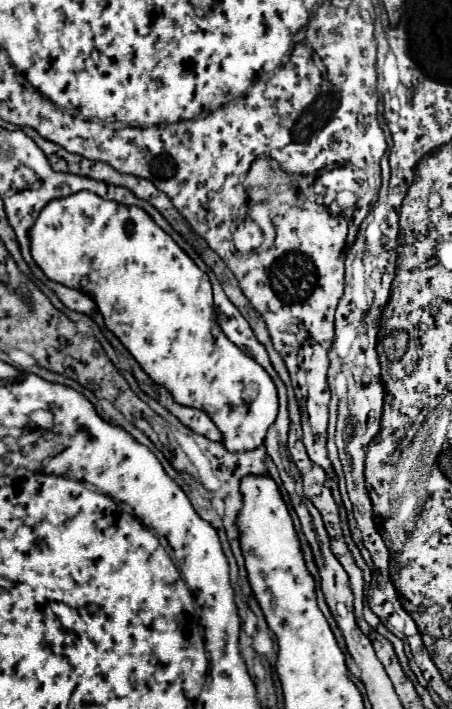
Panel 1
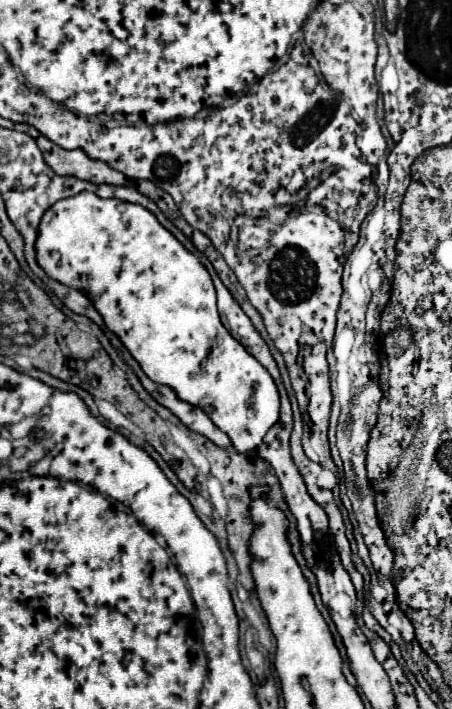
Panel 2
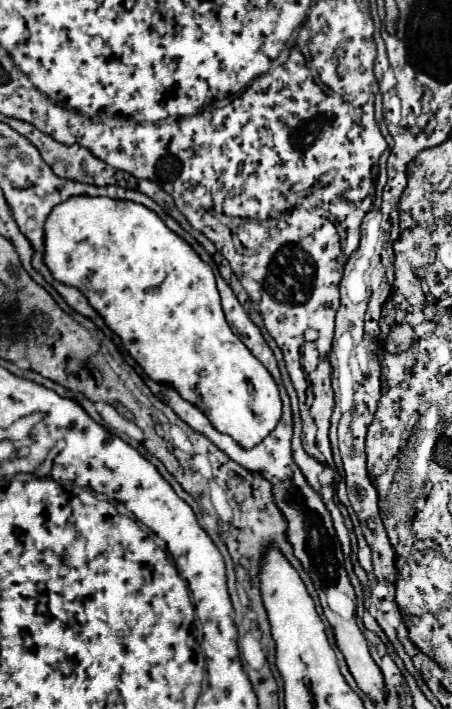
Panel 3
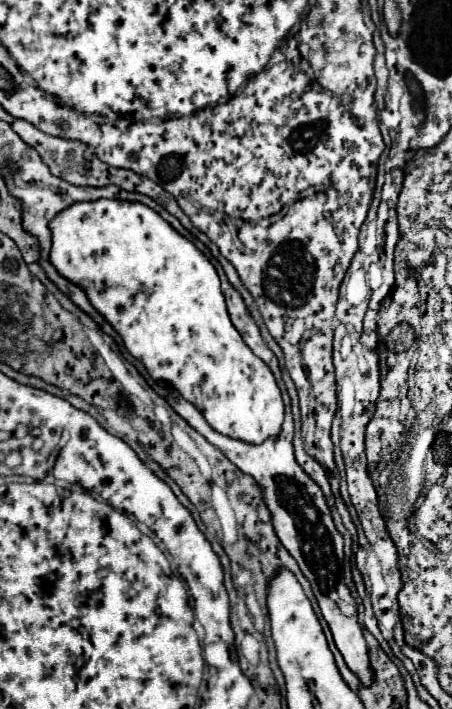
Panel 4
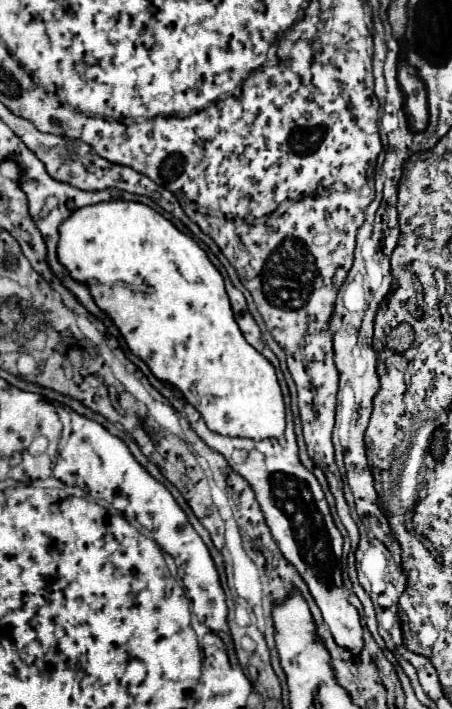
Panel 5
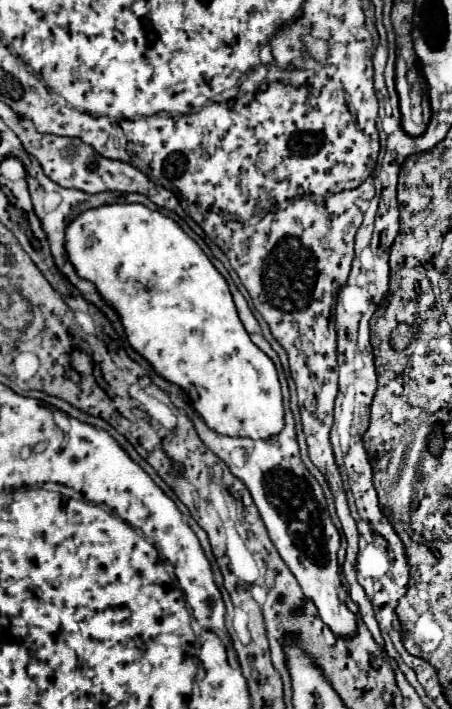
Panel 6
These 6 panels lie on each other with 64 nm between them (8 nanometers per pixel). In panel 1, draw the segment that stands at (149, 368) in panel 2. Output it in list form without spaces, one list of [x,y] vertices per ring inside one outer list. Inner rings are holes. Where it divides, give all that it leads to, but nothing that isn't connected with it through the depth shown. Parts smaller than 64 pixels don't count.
[[[82,190],[82,192],[76,192],[72,196],[66,196],[66,198],[58,198],[58,200],[52,200],[44,206],[44,210],[40,212],[36,224],[32,226],[32,258],[34,262],[42,268],[42,272],[54,280],[54,282],[60,282],[68,288],[78,288],[82,290],[84,294],[92,296],[92,300],[96,302],[100,314],[104,316],[106,320],[106,328],[118,336],[118,340],[130,350],[130,354],[136,358],[136,362],[142,366],[142,370],[160,386],[168,388],[174,396],[174,400],[178,404],[184,404],[184,406],[192,406],[192,408],[200,408],[204,410],[212,422],[218,426],[218,430],[224,434],[224,446],[230,450],[230,452],[244,452],[244,450],[254,450],[258,448],[262,442],[264,442],[264,436],[268,432],[268,428],[274,424],[276,420],[276,414],[278,414],[278,394],[276,394],[276,386],[272,382],[272,378],[268,376],[268,372],[254,360],[250,358],[248,354],[244,354],[234,342],[230,342],[226,338],[226,334],[222,332],[220,324],[216,322],[216,310],[214,310],[214,298],[212,298],[212,284],[208,280],[208,274],[202,272],[196,262],[172,240],[170,234],[166,234],[150,216],[148,212],[144,212],[142,208],[138,206],[124,206],[124,204],[118,204],[114,200],[104,200],[100,198],[98,194],[94,192],[88,192],[88,190]]]

